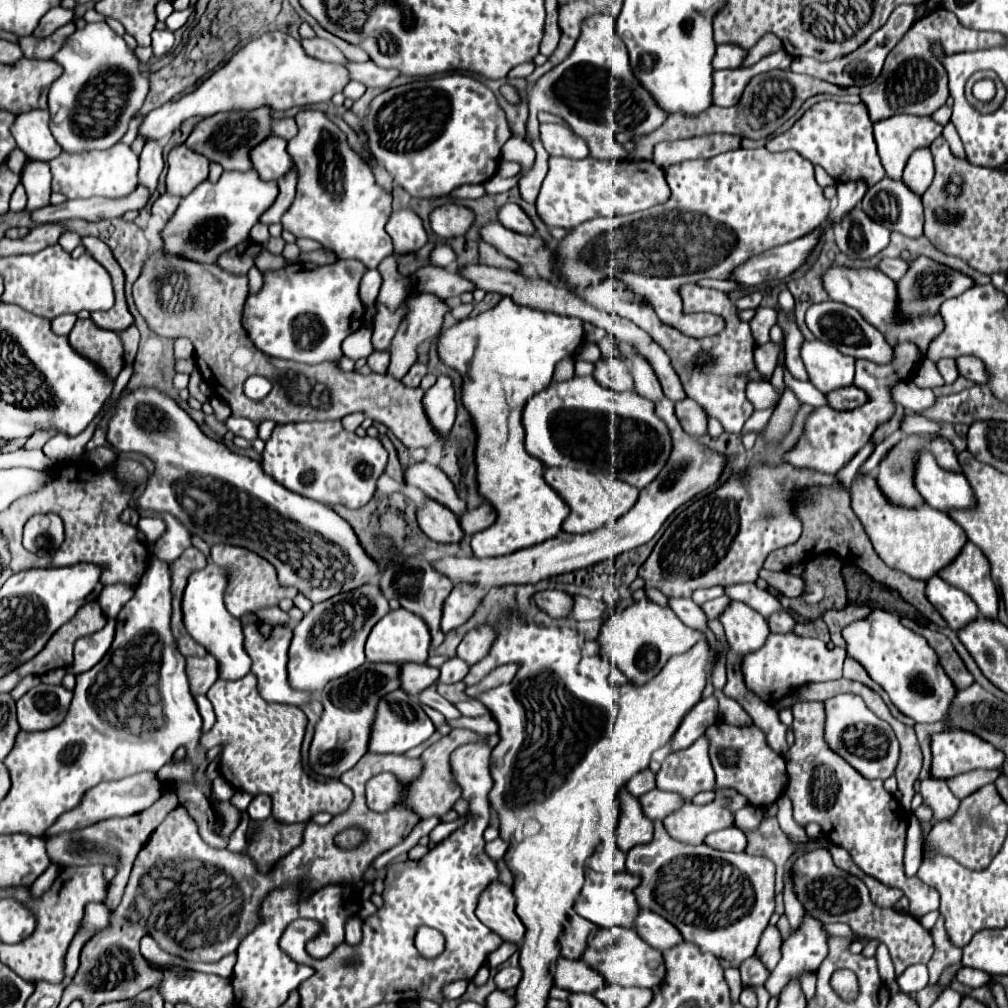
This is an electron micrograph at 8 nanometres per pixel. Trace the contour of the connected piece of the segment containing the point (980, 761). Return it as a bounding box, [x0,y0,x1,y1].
[930,729,1004,779]

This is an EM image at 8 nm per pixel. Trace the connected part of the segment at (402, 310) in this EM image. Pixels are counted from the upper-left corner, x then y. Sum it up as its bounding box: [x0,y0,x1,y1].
[372,303,406,351]

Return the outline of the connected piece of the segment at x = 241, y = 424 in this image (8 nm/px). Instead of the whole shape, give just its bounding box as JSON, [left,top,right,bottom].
[226,417,258,441]

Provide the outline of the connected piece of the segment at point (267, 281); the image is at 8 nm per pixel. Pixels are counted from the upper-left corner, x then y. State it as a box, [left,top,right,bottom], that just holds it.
[244,259,366,365]

